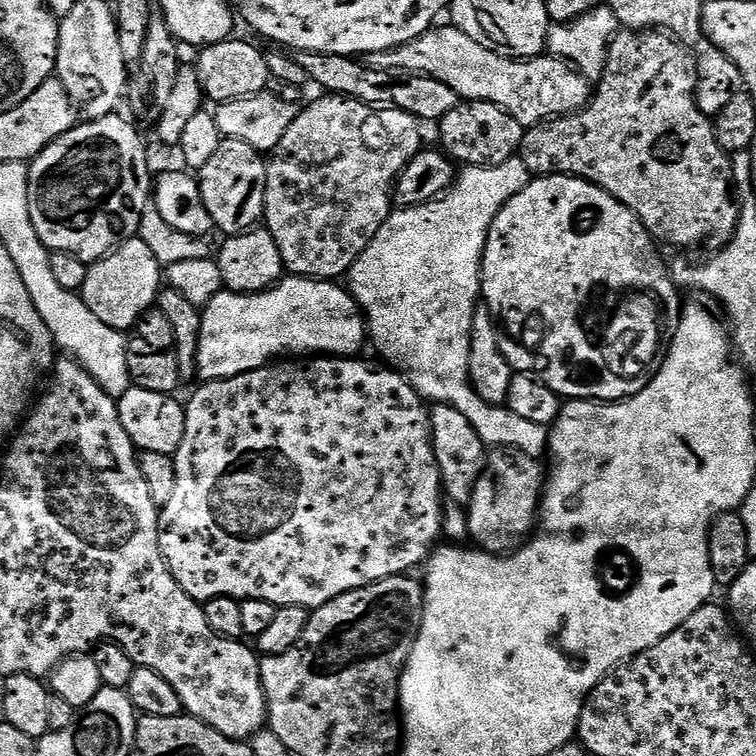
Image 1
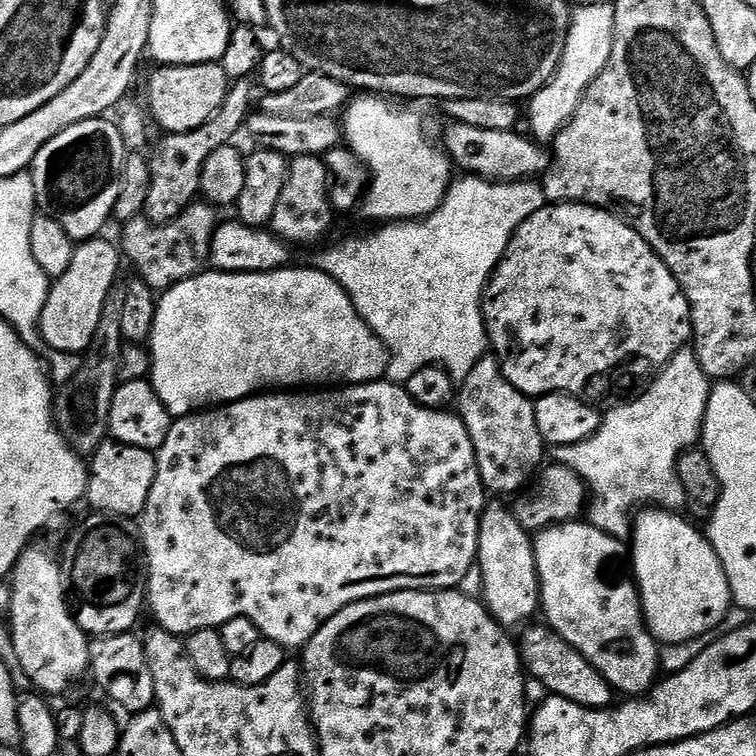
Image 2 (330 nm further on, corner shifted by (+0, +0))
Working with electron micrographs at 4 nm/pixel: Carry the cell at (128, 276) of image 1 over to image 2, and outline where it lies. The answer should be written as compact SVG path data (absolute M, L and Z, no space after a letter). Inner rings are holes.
M93 238L77 243L74 259L70 261L66 274L51 281L39 323L40 336L49 349L87 353L94 330L98 330L98 322L102 318L102 306L106 306L106 298L117 287L120 260L122 264L121 249L113 241L112 245L104 239Z

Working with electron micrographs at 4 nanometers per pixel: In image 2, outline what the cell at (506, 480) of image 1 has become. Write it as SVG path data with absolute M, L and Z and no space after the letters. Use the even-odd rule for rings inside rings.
M569 522L539 529L532 549L540 579L540 608L548 619L547 627L574 646L617 693L639 698L651 692L661 675L661 649L644 623L639 591L631 579L617 584L604 581L604 567L623 552L625 555L625 545L590 523Z

